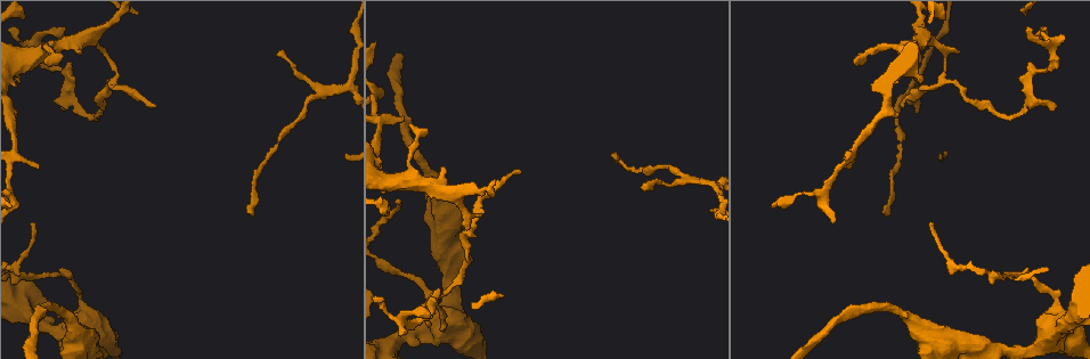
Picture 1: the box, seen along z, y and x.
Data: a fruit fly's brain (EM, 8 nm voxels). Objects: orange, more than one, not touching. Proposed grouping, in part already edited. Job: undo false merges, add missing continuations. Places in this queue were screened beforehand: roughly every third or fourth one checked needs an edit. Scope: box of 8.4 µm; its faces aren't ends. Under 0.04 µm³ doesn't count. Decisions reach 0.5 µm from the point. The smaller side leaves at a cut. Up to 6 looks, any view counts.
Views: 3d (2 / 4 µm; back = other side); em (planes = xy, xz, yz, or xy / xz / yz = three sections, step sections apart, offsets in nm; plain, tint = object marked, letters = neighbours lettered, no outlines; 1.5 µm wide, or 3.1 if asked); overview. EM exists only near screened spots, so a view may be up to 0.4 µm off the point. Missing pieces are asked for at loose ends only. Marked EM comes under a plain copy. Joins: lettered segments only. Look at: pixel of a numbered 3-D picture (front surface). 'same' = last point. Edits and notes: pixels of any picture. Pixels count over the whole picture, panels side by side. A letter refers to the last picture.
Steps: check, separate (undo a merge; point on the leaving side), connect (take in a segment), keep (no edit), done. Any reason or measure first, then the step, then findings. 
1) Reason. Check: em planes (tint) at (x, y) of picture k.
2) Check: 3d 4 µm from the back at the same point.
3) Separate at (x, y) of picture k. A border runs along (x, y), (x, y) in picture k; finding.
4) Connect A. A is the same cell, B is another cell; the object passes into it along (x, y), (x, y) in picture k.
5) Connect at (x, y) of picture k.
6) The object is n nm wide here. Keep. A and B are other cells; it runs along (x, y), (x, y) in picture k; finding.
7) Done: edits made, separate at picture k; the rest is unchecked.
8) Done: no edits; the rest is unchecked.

Long arm stops here. Check: em planes (letters) at (931, 226) of picture 1.

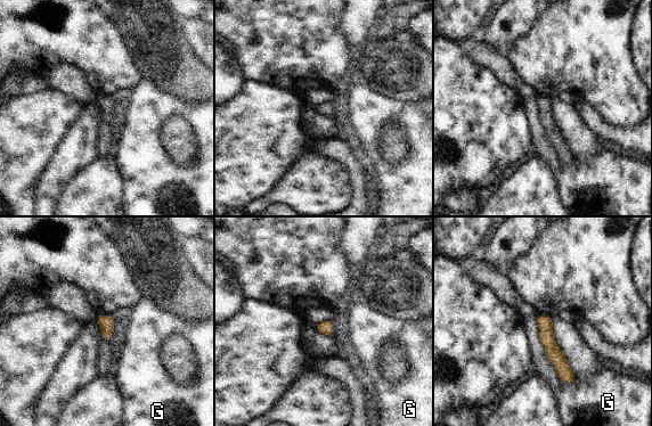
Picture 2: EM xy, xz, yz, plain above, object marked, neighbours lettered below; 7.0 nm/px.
The object is 100 nm wide here. Keep. G is another cell; it runs along (539, 318), (568, 379) in picture 2; none of them fits.

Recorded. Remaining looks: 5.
Free end. Check: 3d 4 µm at (619, 154) of picture 1.

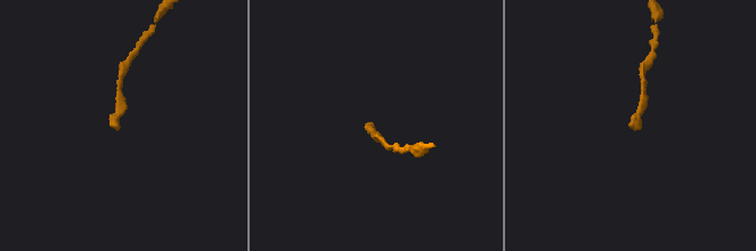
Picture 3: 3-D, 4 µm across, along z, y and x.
Check: em yz step 4 (letters) at (119, 127) of picture 3.

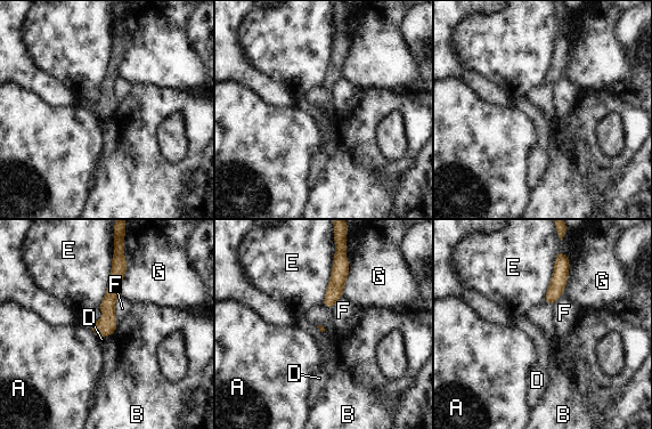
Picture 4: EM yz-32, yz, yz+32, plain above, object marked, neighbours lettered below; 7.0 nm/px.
Check: em planes (letters) at the same point.

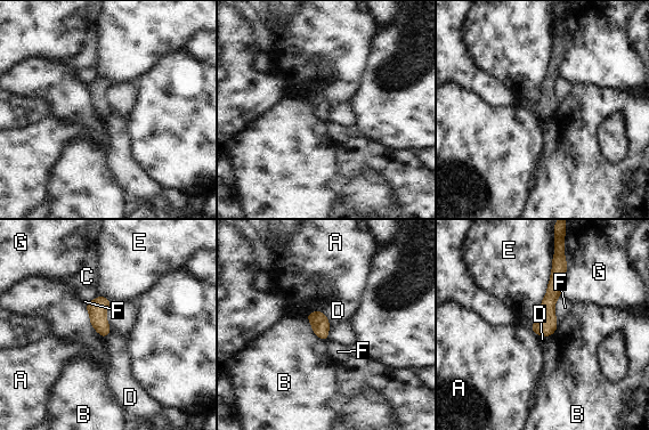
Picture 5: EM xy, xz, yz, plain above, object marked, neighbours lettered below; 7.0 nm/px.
The object is 130 nm wide here. Keep. A, B, C, D, E, F and G are other cells; a border runs along (322, 310), (330, 322) in picture 5; no lettered segment goes on from it.

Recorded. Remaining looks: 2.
Free end. Check: em planes (letters) at (443, 170) of picture 1.

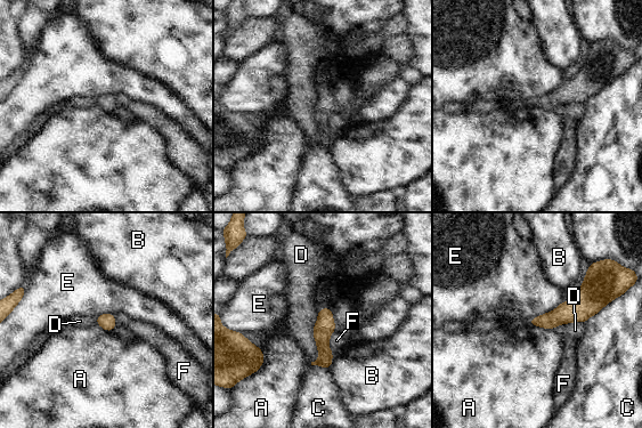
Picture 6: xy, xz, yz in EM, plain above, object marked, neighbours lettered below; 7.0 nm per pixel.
Keep. A, B, C, D, E and F are other cells; a border runs along (261, 348), (263, 362), (259, 366) in picture 6; none of them fits.

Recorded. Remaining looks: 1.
Done: no edits; the rest is unchecked.

